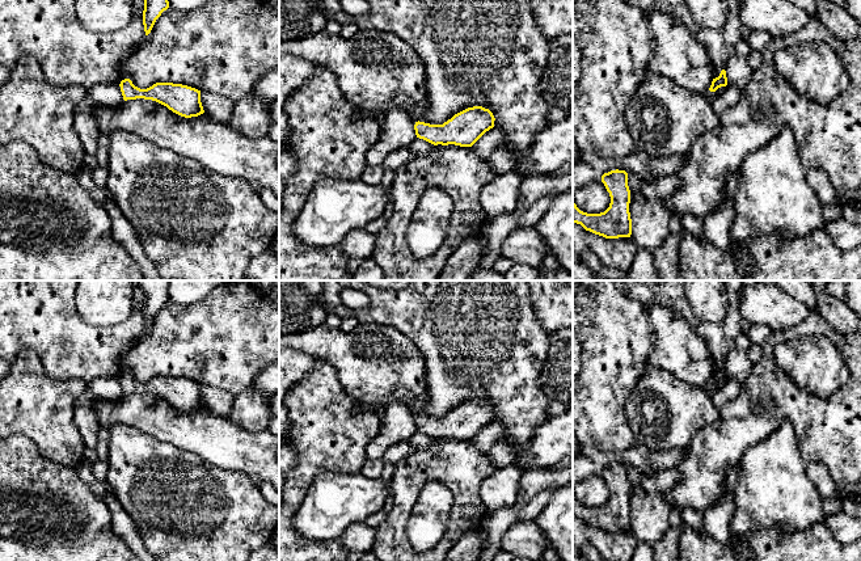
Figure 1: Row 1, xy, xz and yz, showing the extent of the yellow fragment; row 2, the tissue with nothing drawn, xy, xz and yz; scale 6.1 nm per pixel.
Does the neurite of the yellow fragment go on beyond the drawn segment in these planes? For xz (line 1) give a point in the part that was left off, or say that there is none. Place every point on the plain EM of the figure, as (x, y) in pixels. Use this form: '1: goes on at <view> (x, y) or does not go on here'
1: does not go on here

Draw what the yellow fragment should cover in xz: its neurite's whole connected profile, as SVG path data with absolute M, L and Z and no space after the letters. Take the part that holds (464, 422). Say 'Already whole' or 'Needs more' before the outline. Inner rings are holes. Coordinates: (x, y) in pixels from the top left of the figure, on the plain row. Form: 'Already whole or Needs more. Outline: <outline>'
Already whole. Outline: M482 400L468 401L443 418L415 416L414 423L419 433L434 439L455 438L472 440L486 425L494 421L494 409Z

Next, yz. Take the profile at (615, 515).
Already whole. Outline: M619 463L611 464L602 469L602 476L611 490L609 501L600 507L587 507L581 505L573 493L573 516L581 518L586 524L605 532L630 531L628 467Z

